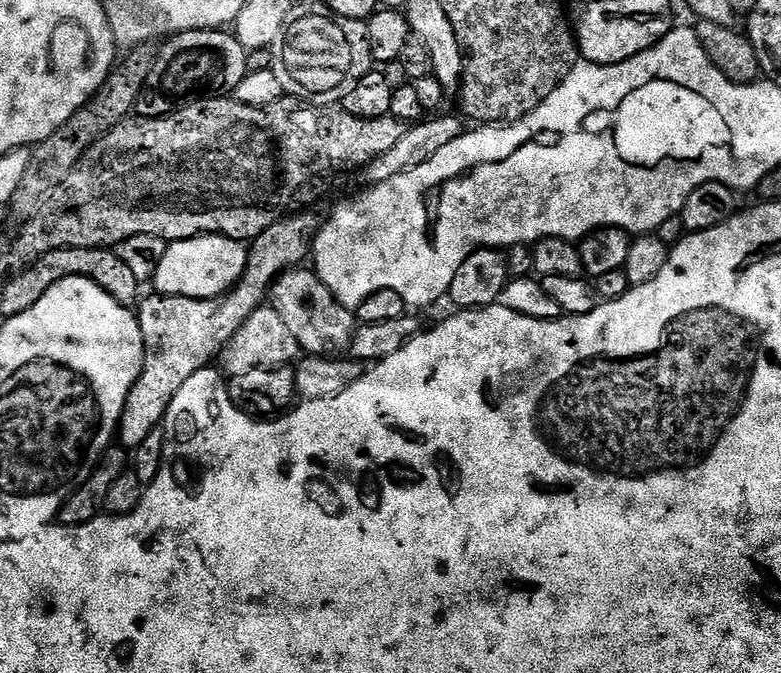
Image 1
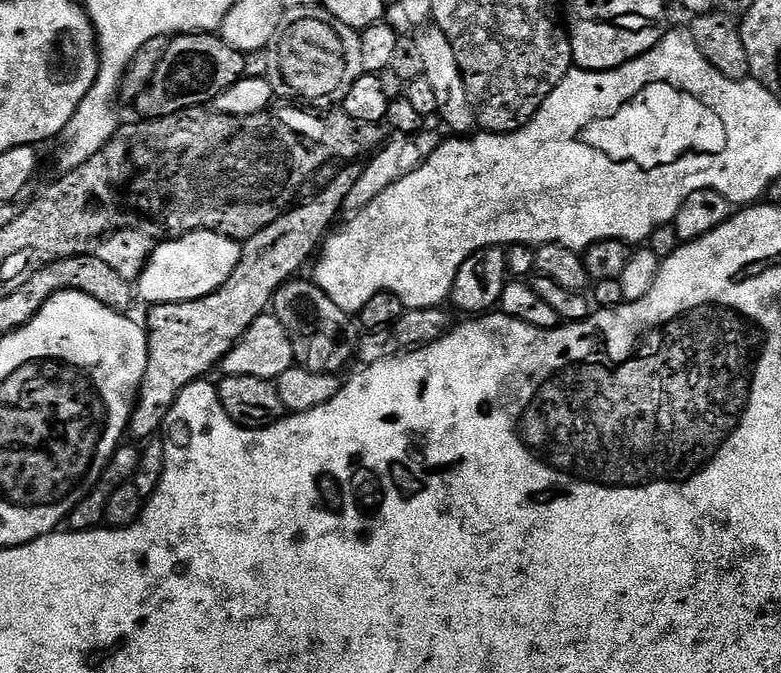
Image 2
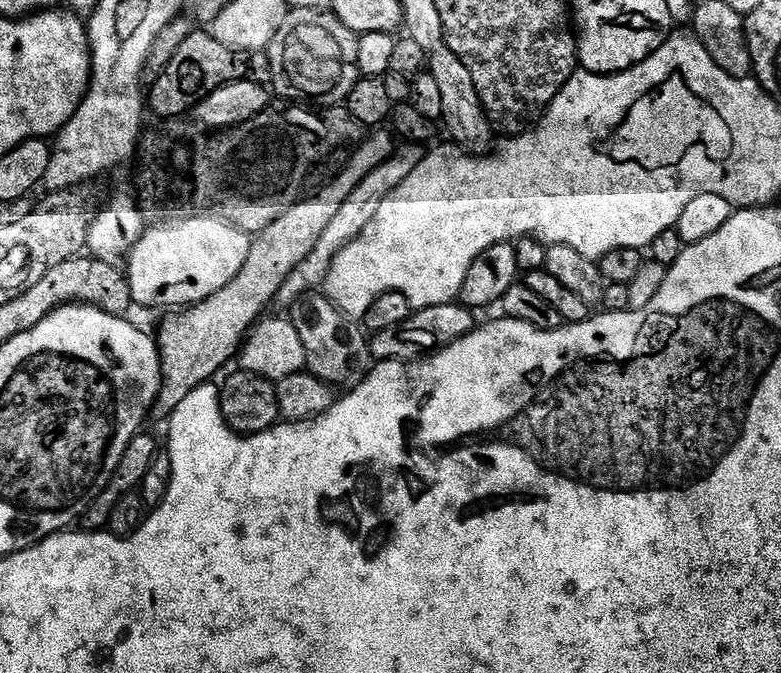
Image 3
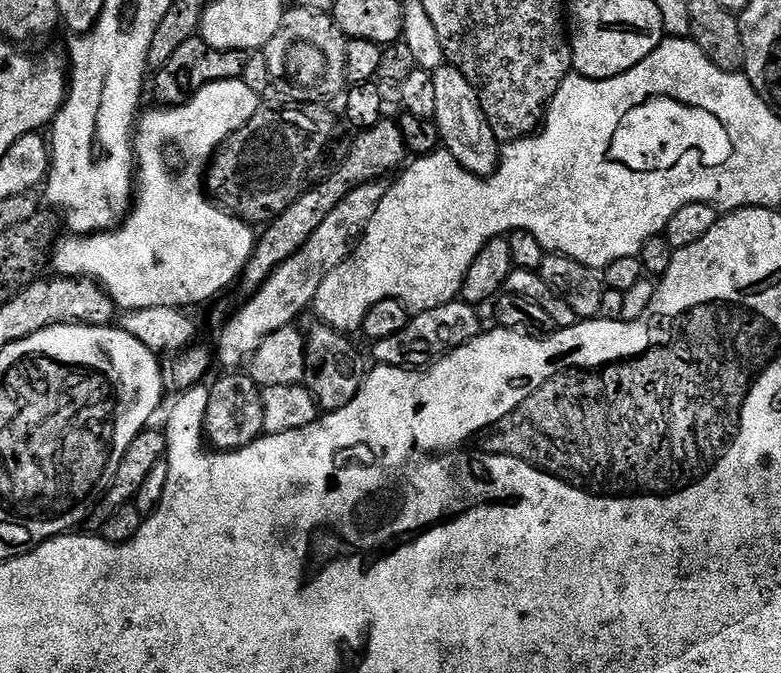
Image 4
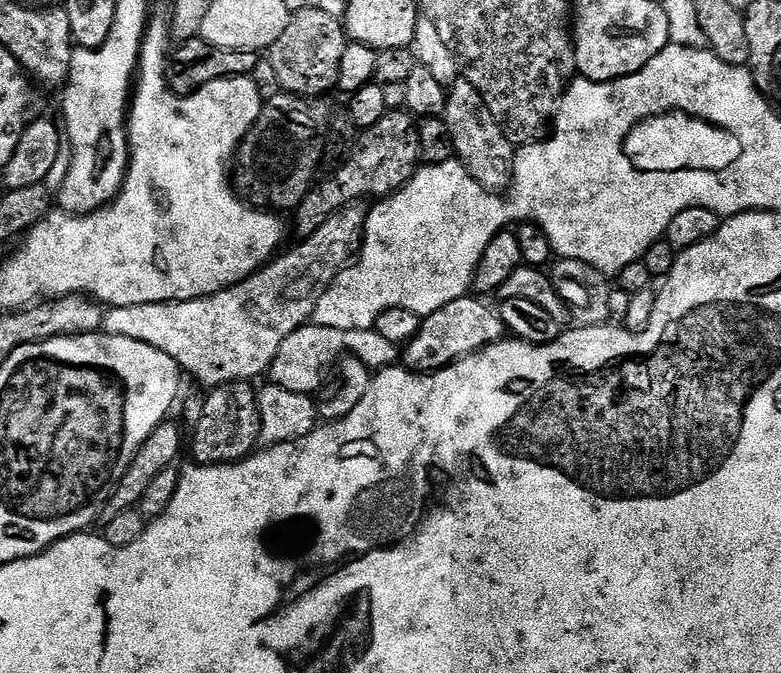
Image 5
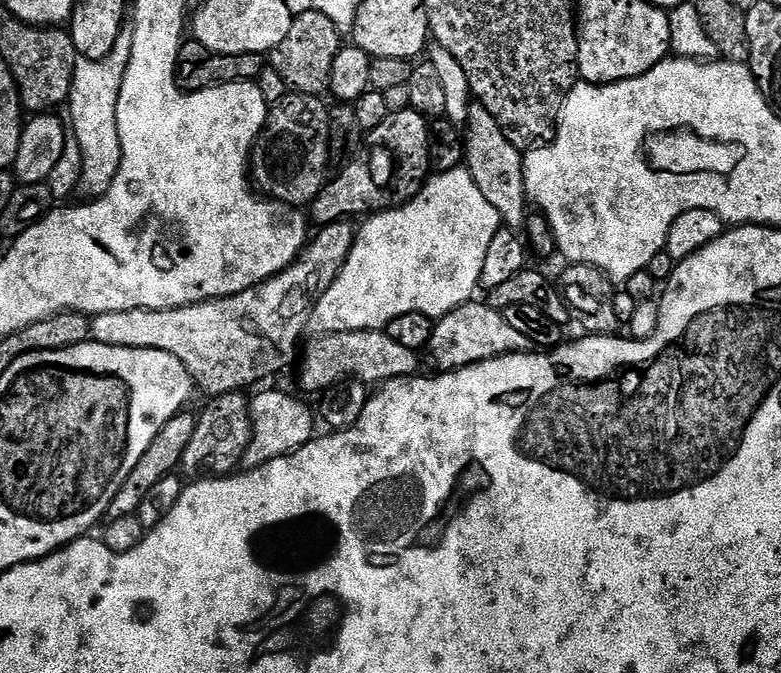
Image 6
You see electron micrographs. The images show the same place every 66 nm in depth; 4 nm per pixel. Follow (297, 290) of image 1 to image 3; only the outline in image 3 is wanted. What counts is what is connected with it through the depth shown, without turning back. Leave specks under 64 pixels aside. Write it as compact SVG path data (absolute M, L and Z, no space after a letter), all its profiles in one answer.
M323 291L307 292L295 300L290 309L290 319L294 330L298 330L298 338L302 338L309 373L336 390L351 390L364 381L364 363L370 360L365 329L343 312L334 310L332 301Z

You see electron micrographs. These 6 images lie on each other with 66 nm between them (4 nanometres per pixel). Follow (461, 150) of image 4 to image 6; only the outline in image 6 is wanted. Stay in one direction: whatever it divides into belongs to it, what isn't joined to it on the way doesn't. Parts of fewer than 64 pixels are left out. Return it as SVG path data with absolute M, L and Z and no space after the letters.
M478 102L473 103L468 110L466 131L468 137L464 140L462 152L464 156L468 155L466 167L478 190L482 190L482 198L486 198L486 202L498 210L501 221L507 227L513 230L523 229L530 201L524 189L524 158L521 149L508 141L498 122L494 122L491 114Z

